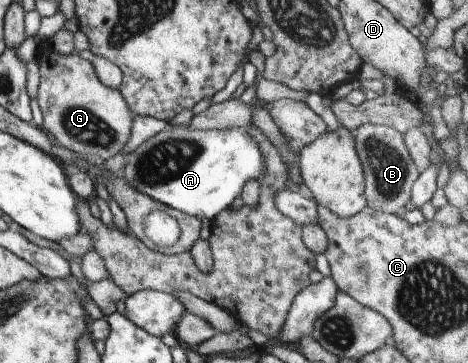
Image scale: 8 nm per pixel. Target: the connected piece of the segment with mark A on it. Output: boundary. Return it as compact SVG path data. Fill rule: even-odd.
M168 125L128 153L121 176L133 189L153 201L198 217L208 225L219 212L229 208L245 182L257 180L260 183L263 172L264 157L245 127L205 131Z

